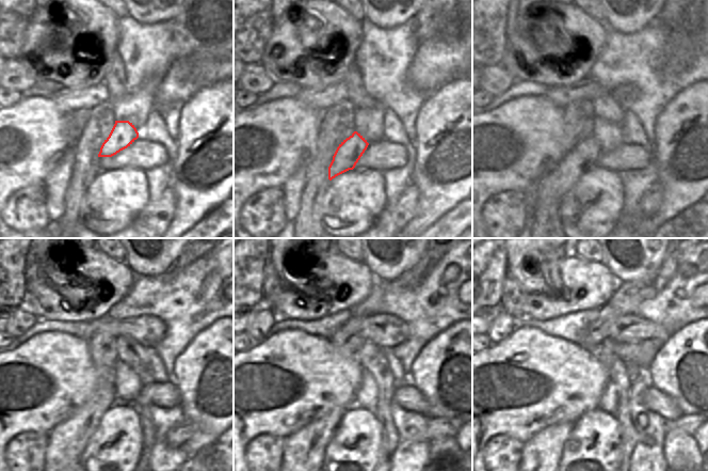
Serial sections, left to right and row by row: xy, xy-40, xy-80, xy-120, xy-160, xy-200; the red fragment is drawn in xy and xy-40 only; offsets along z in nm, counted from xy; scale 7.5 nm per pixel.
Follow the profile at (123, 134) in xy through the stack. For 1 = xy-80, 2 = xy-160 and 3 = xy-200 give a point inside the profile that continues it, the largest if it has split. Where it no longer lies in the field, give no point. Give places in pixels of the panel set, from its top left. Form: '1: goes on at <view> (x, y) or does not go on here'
1: goes on at xy-80 (584, 155)
2: goes on at xy-160 (304, 450)
3: goes on at xy-200 (541, 455)

